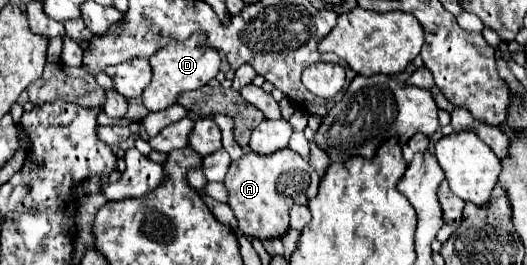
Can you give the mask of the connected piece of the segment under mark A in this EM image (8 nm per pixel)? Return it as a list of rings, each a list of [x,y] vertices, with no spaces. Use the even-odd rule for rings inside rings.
[[[285,147],[273,155],[247,153],[239,161],[233,161],[225,177],[225,187],[229,193],[229,207],[239,219],[239,229],[263,241],[287,233],[289,207],[295,203],[307,205],[307,199],[317,195],[319,181],[321,177],[317,171],[299,153]]]

